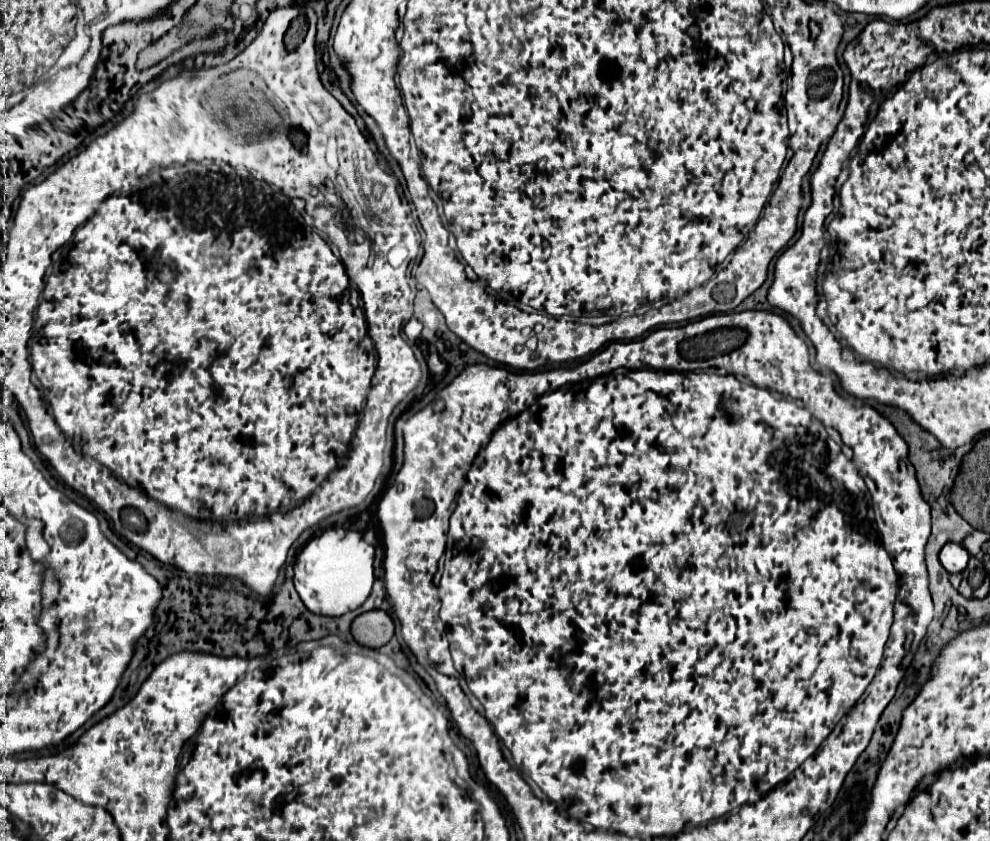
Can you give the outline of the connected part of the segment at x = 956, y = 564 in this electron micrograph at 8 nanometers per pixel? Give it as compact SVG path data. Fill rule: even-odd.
M948 542L942 550L940 550L940 562L948 572L962 572L968 564L968 550L962 544L956 542Z

